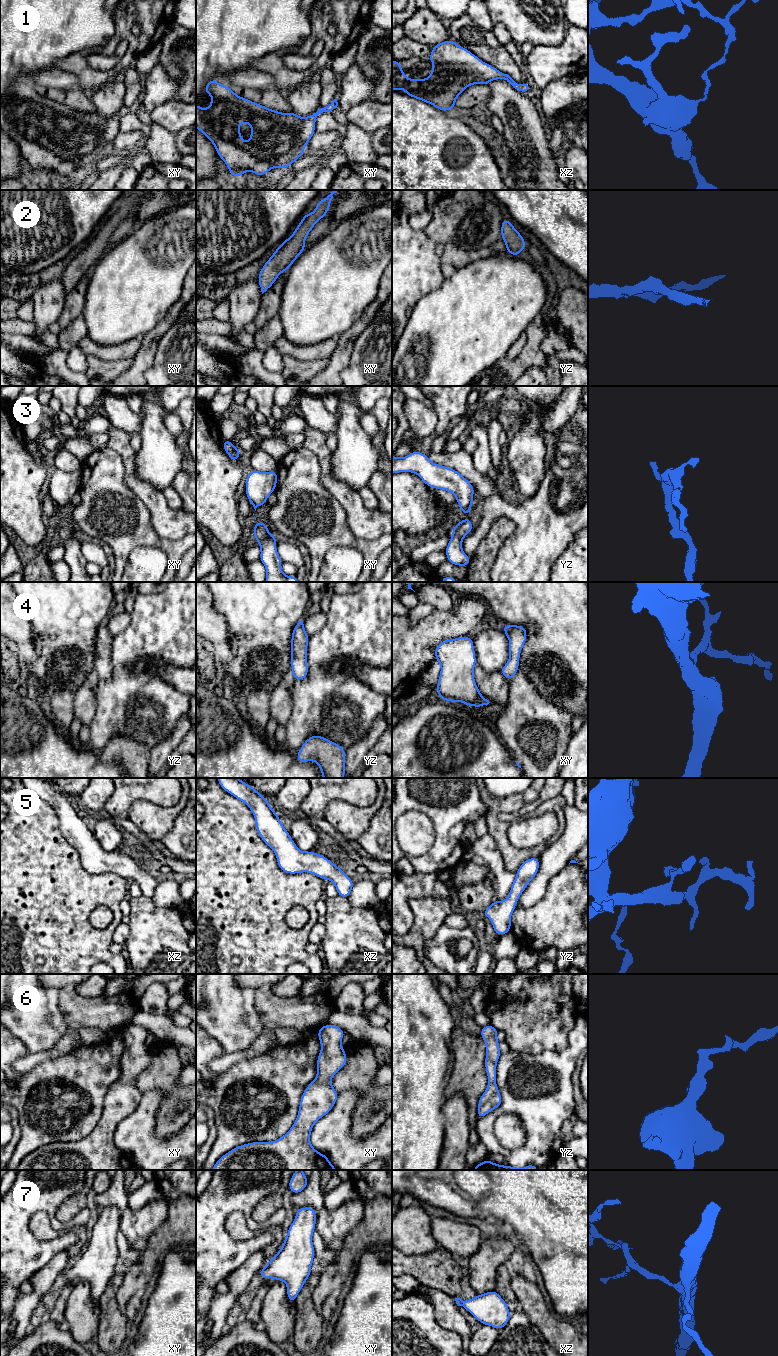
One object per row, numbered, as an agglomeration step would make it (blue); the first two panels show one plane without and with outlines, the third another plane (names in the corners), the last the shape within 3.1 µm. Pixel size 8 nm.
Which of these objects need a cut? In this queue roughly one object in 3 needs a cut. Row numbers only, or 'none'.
none

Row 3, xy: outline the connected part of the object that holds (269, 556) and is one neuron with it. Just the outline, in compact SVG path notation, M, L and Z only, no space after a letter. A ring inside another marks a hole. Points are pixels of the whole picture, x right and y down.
M263 521L256 522L253 537L260 546L260 561L266 567L265 582L299 582L296 576L287 576L281 570L283 561L276 549L277 537L273 536Z

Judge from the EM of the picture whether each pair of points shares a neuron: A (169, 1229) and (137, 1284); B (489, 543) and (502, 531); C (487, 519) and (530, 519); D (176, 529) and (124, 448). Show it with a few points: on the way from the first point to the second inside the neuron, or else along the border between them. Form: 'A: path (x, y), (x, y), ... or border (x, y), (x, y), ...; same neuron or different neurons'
A: path (159, 1243), (142, 1270); same neuron
B: path (492, 540), (499, 533); same neuron
C: path (498, 512), (519, 513); same neuron
D: path (159, 509), (131, 479), (130, 468); same neuron

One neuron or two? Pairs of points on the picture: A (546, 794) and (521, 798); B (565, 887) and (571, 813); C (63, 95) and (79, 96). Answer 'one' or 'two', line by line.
A: two
B: two
C: one

